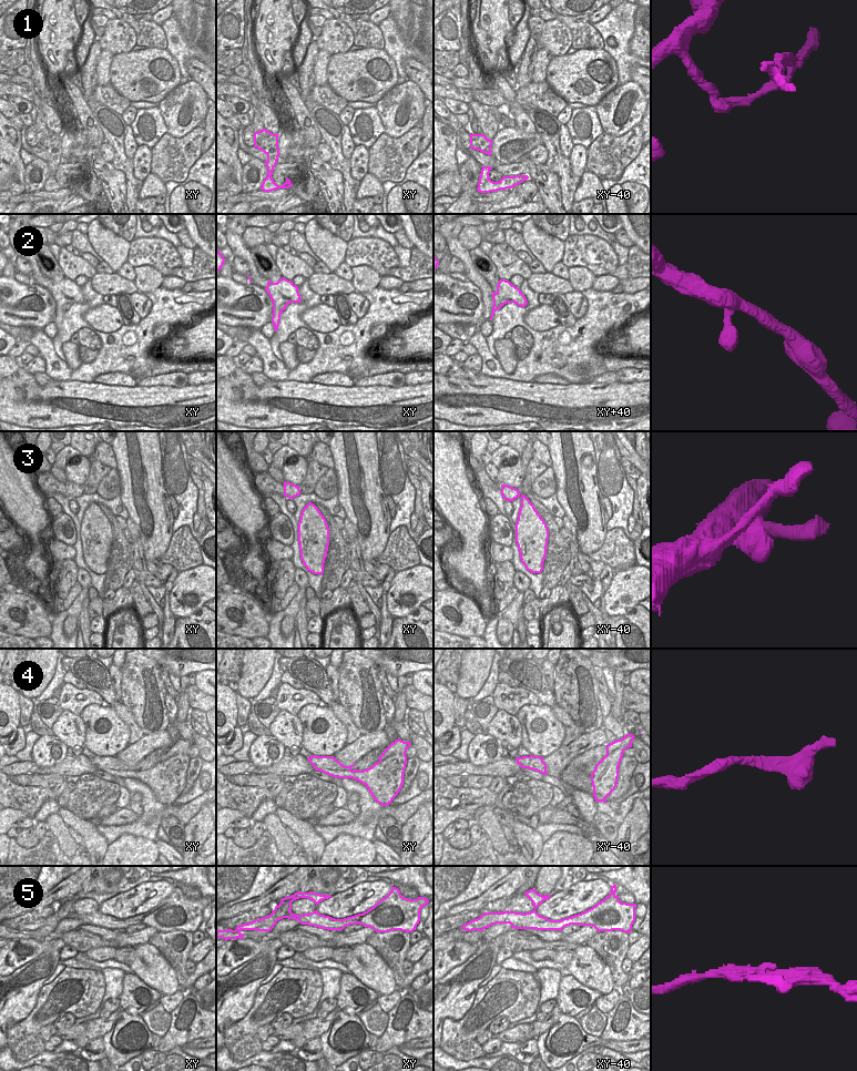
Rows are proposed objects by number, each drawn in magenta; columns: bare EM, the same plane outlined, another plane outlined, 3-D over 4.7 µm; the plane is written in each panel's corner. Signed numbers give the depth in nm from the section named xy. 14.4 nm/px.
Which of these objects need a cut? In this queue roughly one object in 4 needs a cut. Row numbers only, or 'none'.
1, 5.

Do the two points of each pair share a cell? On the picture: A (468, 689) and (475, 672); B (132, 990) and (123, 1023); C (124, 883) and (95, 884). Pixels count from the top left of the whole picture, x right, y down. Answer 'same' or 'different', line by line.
A: same
B: different
C: same

